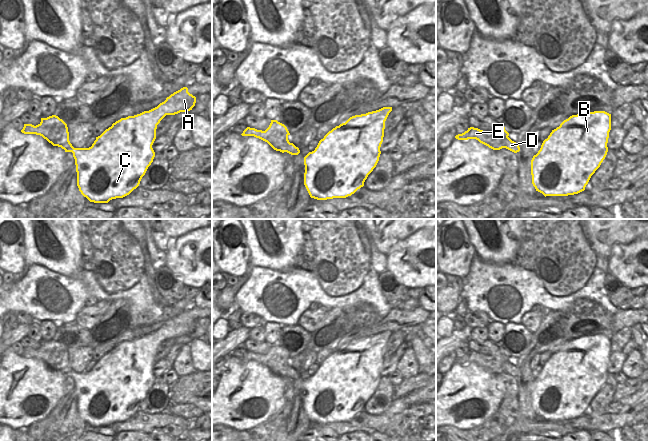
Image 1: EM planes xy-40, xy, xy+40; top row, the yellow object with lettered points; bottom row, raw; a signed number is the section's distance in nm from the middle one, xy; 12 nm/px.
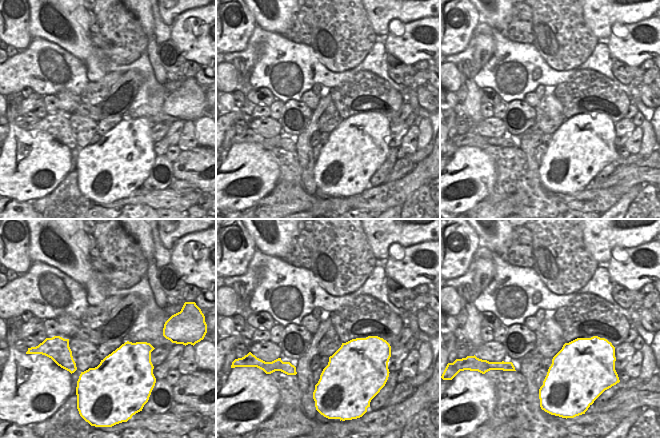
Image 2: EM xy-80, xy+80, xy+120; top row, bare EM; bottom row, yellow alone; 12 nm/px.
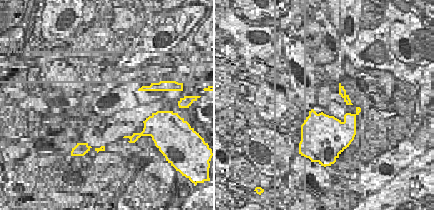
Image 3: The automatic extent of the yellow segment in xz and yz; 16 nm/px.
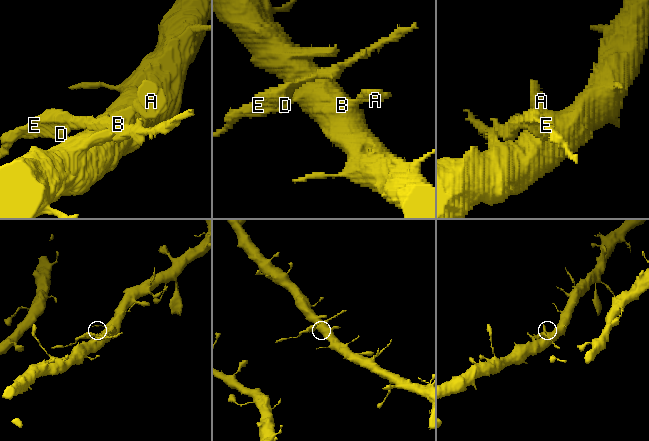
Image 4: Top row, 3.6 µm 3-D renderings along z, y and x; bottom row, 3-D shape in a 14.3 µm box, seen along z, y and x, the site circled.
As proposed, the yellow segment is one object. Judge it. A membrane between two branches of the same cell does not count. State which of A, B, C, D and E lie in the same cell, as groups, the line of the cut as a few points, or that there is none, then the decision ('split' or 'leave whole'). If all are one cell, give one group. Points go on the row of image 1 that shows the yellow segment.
A B C / D E; cut in xy-40 along (72, 146), (71, 151); split

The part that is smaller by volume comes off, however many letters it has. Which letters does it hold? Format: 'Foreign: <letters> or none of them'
Foreign: D, E

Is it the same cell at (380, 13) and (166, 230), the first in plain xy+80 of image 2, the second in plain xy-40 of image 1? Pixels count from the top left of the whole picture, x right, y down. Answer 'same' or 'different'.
same

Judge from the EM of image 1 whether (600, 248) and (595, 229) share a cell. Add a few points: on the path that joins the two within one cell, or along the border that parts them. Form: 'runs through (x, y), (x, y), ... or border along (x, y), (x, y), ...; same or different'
runs through (600, 243), (596, 239), (596, 234); same

